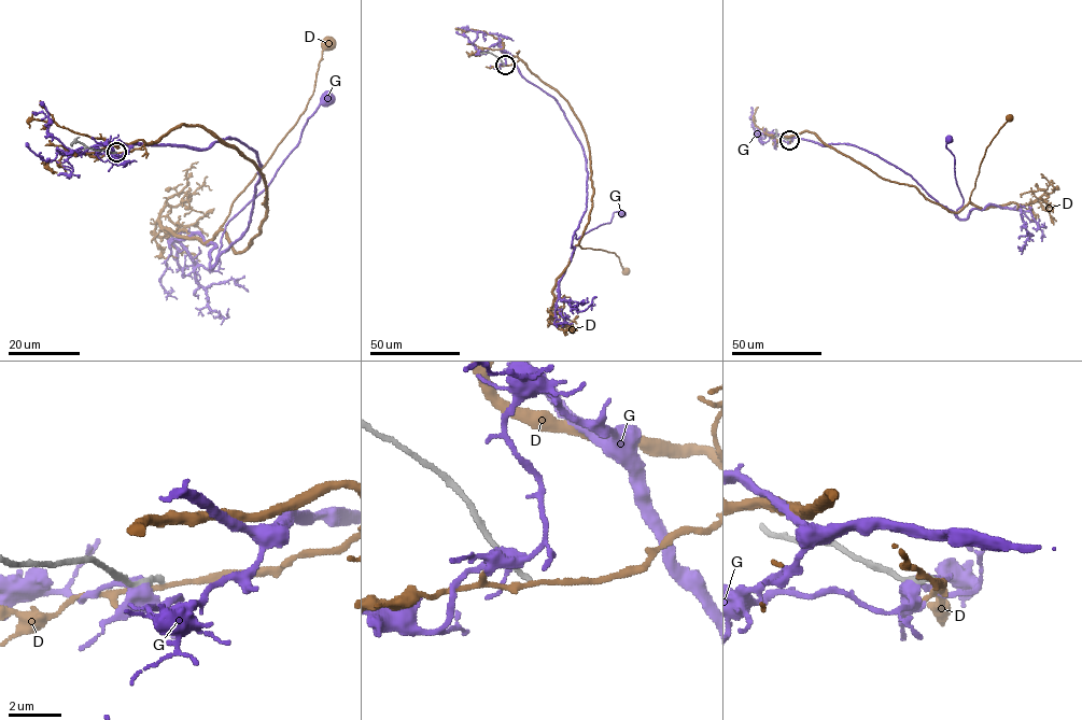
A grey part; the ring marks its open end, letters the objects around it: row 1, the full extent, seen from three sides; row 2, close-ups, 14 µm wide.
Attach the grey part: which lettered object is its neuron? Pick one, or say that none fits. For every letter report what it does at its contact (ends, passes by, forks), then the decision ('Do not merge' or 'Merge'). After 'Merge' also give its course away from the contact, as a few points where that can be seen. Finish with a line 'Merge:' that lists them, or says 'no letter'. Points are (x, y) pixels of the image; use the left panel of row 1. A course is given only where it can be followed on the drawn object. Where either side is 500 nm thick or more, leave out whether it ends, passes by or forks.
D: It passes by. Do not merge
G: It forks there. Do not merge
Merge: no letter

